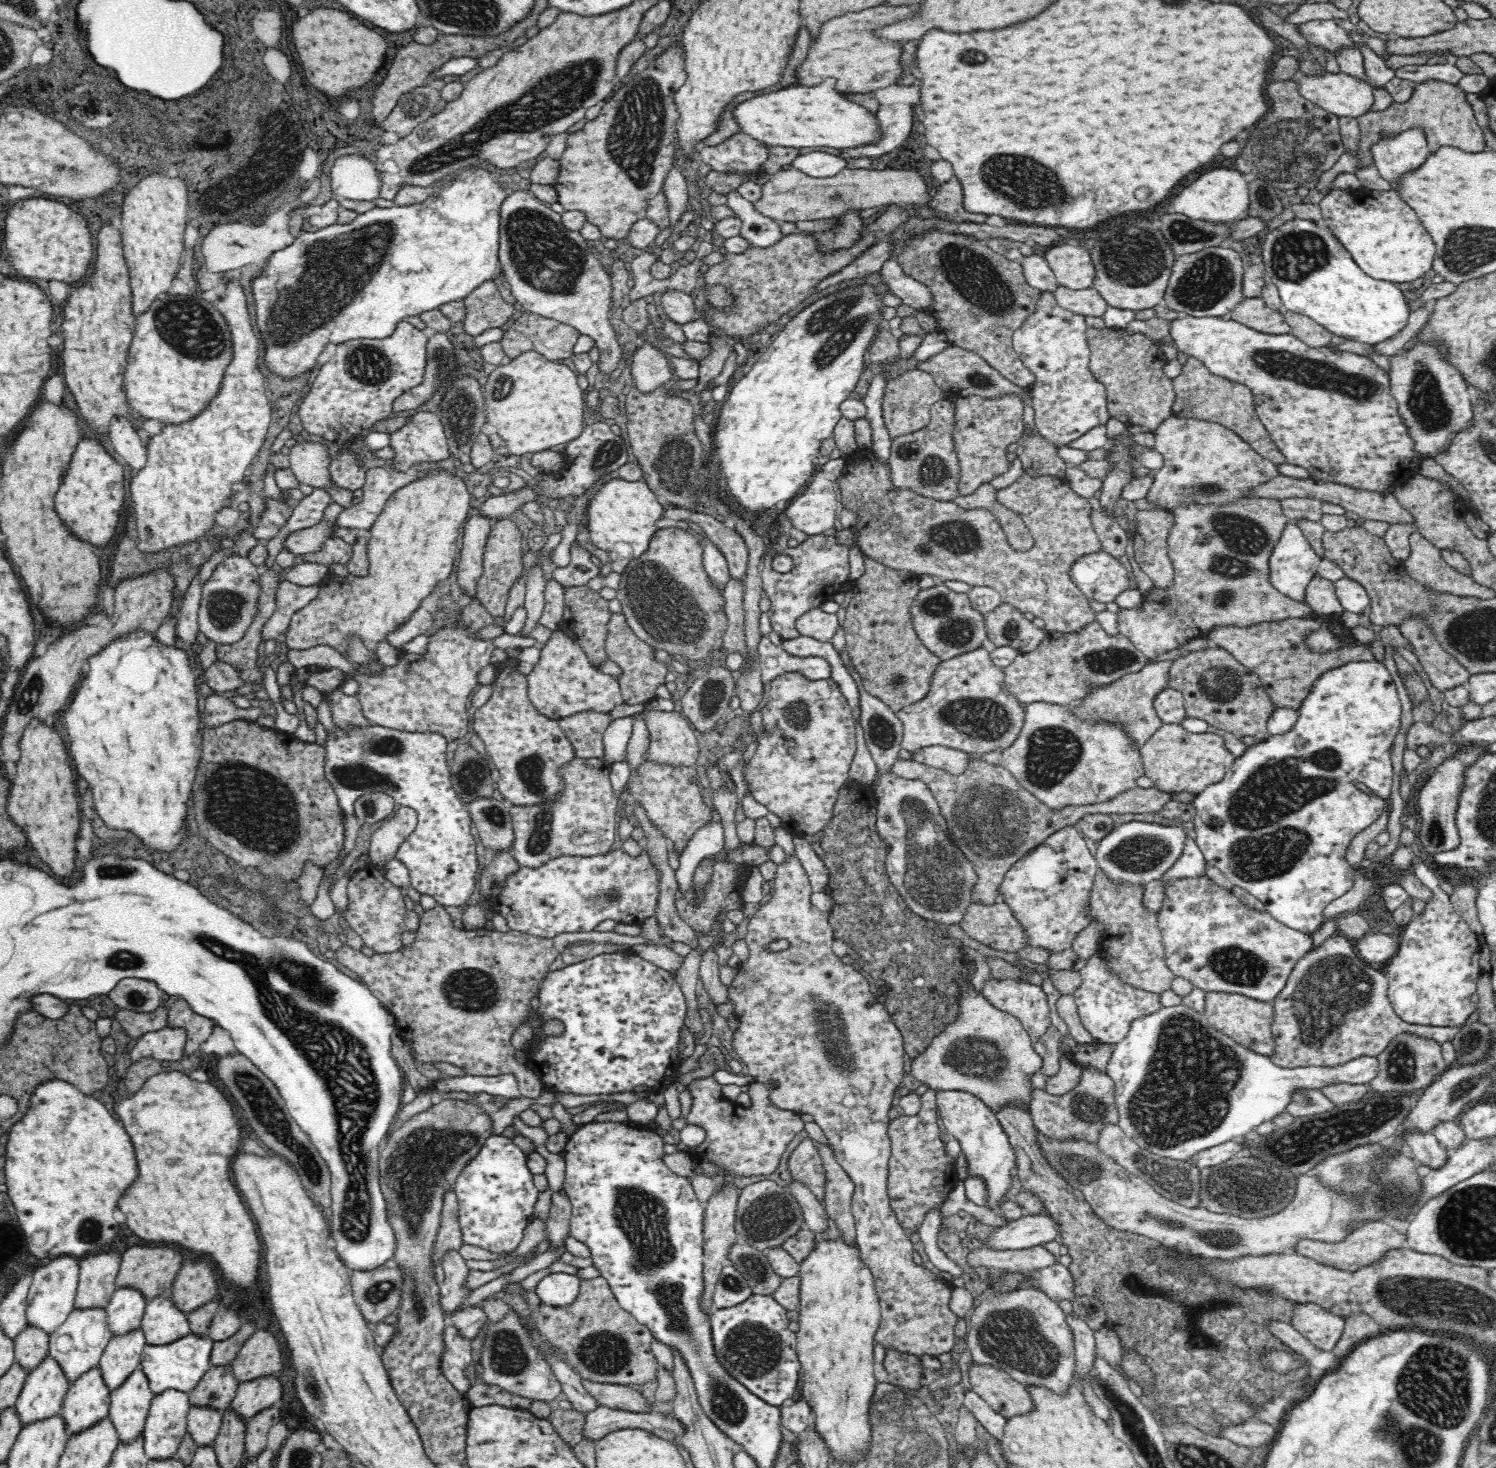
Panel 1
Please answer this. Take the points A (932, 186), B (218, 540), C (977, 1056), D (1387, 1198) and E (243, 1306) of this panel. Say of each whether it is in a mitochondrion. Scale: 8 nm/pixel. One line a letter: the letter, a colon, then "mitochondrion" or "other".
A: other
B: other
C: mitochondrion
D: mitochondrion
E: other

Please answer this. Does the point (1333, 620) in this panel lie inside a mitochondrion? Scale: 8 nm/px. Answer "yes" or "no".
no

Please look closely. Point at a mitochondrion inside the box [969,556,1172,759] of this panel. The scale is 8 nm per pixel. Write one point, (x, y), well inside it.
(1107, 661)

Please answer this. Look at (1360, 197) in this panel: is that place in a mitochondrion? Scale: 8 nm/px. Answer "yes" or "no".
no

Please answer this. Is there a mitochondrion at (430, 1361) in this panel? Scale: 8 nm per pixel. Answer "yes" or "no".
no

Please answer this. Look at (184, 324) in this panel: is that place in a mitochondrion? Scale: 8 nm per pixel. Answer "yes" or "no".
yes

